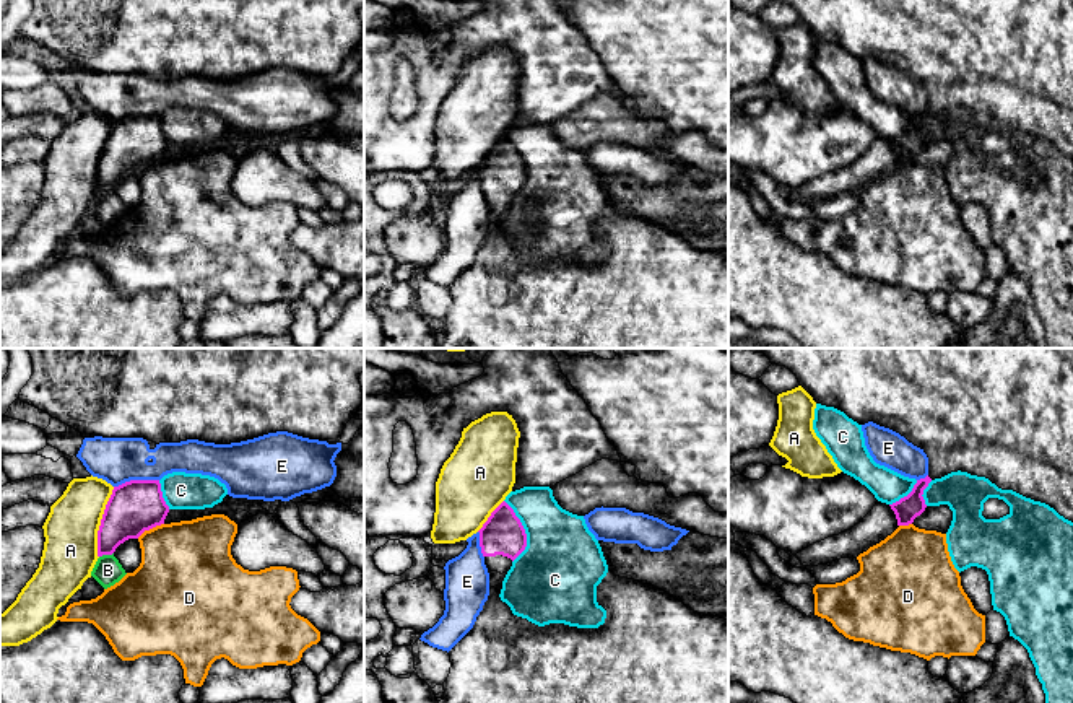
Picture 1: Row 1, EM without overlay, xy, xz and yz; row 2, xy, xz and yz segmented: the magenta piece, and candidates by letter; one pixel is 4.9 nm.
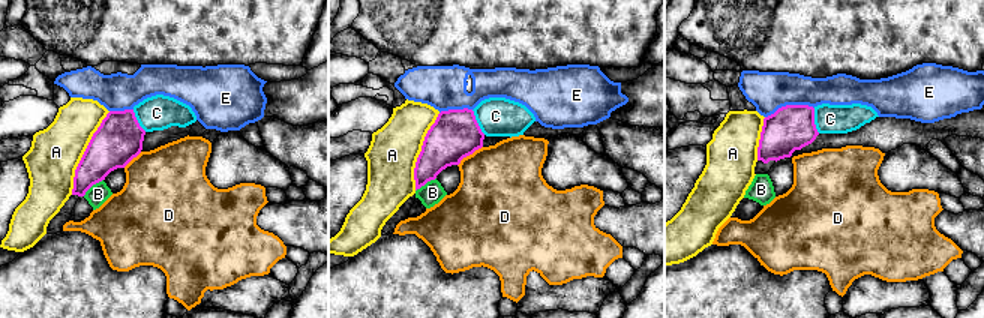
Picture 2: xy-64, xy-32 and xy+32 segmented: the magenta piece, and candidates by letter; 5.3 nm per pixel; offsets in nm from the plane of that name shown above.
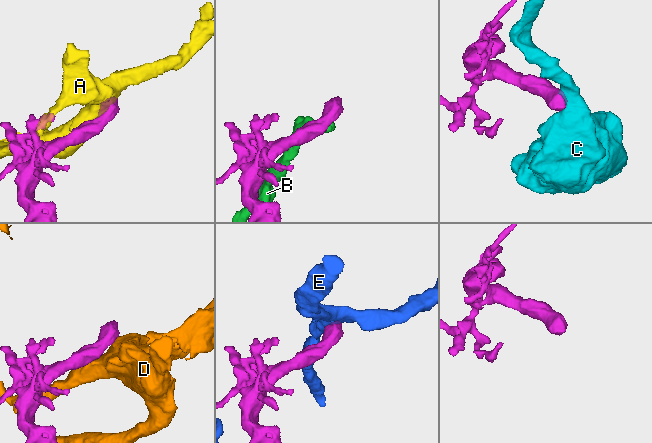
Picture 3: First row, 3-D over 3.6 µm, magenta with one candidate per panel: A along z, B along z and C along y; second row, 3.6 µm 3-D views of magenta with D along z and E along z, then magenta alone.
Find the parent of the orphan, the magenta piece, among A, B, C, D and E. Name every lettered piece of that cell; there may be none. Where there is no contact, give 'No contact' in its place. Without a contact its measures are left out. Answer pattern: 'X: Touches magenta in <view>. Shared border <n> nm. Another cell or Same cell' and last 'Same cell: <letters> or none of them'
A: Touches magenta in xy. Shared border 360 nm. Another cell
B: Touches magenta in xy. Shared border 80 nm. Another cell
C: Touches magenta in xz. Shared border 320 nm. Another cell
D: Touches magenta in xy. Shared border 150 nm. Another cell
E: Touches magenta in xy. Shared border 220 nm. Another cell
Same cell: none of them

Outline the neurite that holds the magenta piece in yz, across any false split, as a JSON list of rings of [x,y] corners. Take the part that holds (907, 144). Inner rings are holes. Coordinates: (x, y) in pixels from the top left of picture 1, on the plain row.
[[[777,0],[788,3],[798,15],[800,21],[813,33],[816,39],[834,42],[844,47],[858,60],[873,57],[889,63],[909,78],[920,83],[928,93],[928,111],[917,116],[912,127],[899,137],[889,140],[896,150],[897,161],[909,161],[920,151],[927,140],[923,125],[935,114],[951,107],[967,107],[985,112],[1001,125],[1013,125],[1026,133],[1040,137],[1053,143],[1060,151],[1073,158],[1073,0]]]

